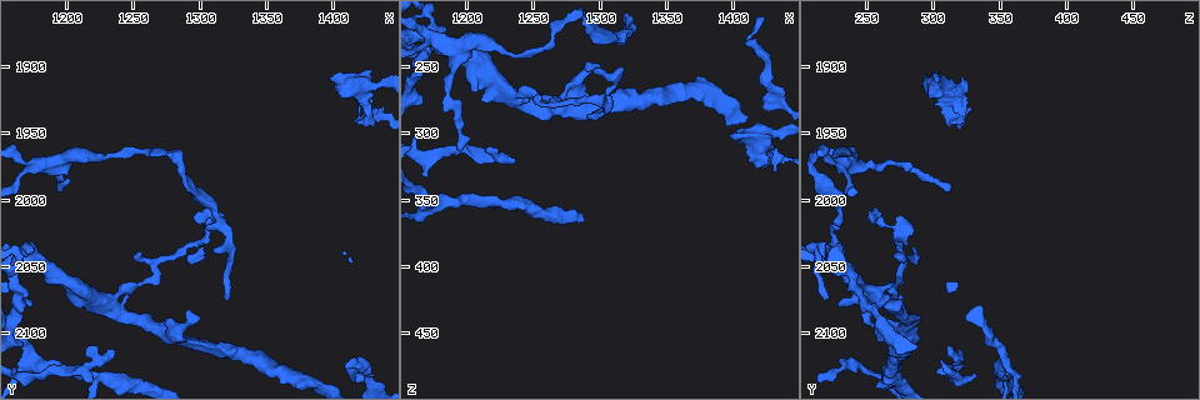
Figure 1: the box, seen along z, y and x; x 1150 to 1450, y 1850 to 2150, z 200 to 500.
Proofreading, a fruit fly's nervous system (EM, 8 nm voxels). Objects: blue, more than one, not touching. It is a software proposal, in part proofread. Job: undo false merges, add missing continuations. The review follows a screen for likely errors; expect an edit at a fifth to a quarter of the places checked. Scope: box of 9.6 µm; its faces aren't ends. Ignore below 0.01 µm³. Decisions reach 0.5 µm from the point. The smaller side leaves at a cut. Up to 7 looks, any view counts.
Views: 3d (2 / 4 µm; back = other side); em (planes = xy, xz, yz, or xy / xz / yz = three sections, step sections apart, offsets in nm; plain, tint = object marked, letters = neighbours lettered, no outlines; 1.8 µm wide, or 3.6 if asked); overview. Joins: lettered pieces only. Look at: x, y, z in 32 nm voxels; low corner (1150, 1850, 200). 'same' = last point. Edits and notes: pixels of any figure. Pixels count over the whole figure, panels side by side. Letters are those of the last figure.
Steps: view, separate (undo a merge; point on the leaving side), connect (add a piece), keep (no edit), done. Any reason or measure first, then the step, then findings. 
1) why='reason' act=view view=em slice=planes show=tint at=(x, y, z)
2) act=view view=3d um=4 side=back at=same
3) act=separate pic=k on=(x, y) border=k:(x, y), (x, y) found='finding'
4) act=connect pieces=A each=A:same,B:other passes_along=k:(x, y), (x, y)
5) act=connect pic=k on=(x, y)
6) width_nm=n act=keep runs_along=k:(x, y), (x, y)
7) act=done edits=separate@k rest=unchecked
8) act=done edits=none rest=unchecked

why='sudden change in width' act=view view=em slice=planes show=letters at=(1436, 1934, 320)

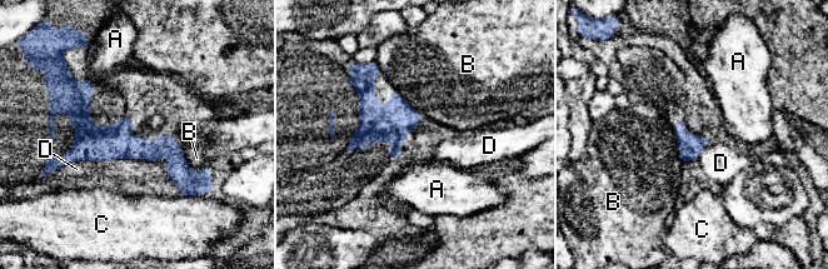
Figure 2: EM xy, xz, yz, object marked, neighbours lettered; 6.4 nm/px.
act=keep each=A:other,B:other,C:other,D:other border=2:(93, 160), (74, 160), (56, 169) found='continuous, no second neuron'

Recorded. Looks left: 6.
act=view view=em slice=xz step=4 show=tint at=(1412, 2132, 228)

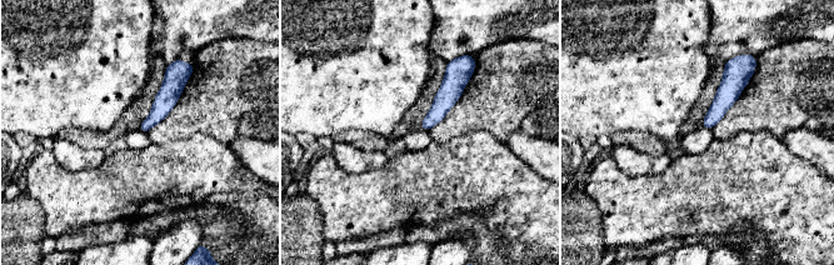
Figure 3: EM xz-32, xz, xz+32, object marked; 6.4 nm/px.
act=view view=em slice=planes show=letters at=same

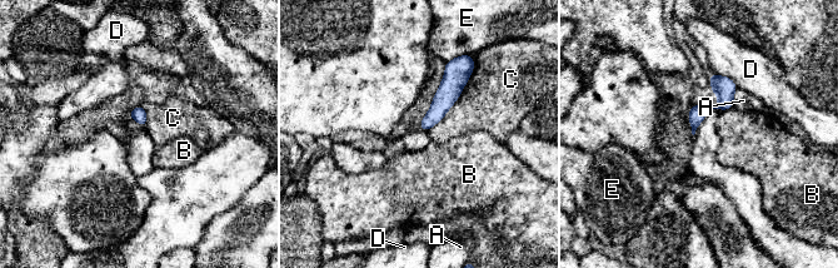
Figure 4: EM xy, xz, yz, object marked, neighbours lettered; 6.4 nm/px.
width_nm=90 act=keep each=A:other,B:other,C:other,D:other,E:other runs_along=4:(462, 72), (438, 110), (423, 125) found='all the same neuron'

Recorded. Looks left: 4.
why='branch stops here' act=view view=3d um=4 at=(1196, 1992, 314)

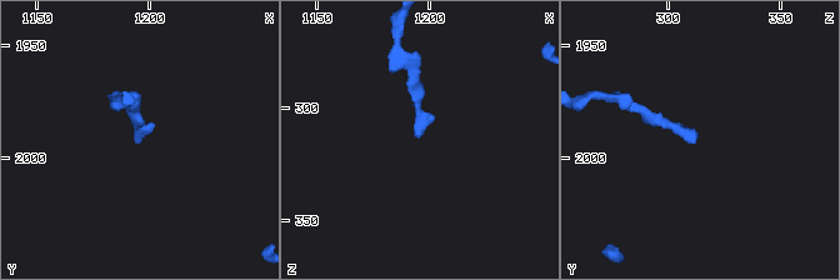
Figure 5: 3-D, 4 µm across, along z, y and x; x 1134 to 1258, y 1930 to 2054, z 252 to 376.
why='shape alone is not enough' act=view view=em slice=planes show=tint at=(1194, 1989, 314)

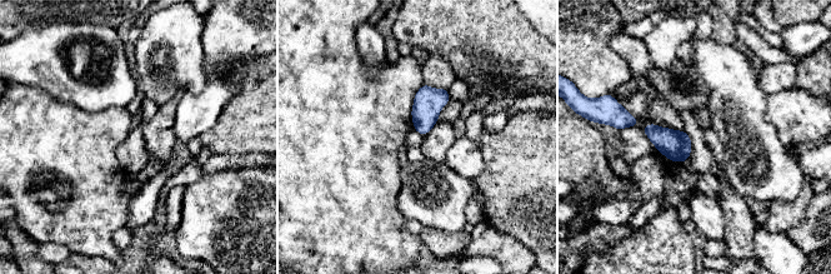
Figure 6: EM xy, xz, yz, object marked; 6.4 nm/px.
act=view view=em slice=planes show=letters at=same

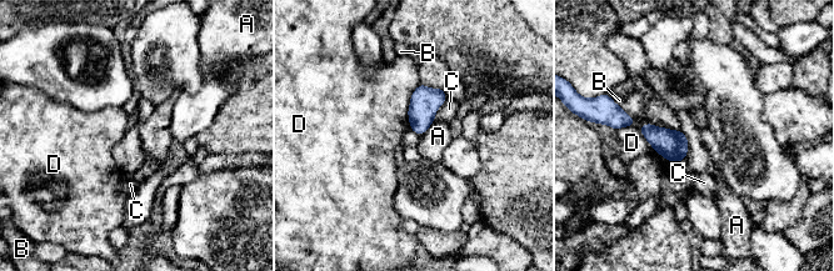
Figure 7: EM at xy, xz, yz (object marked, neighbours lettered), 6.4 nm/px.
longest_contact=D:320nm act=keep each=A:other,B:other,C:other,D:other border=7:(434, 121), (420, 136) found='none of them fits'

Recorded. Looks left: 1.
act=done edits=none rest=unchecked

